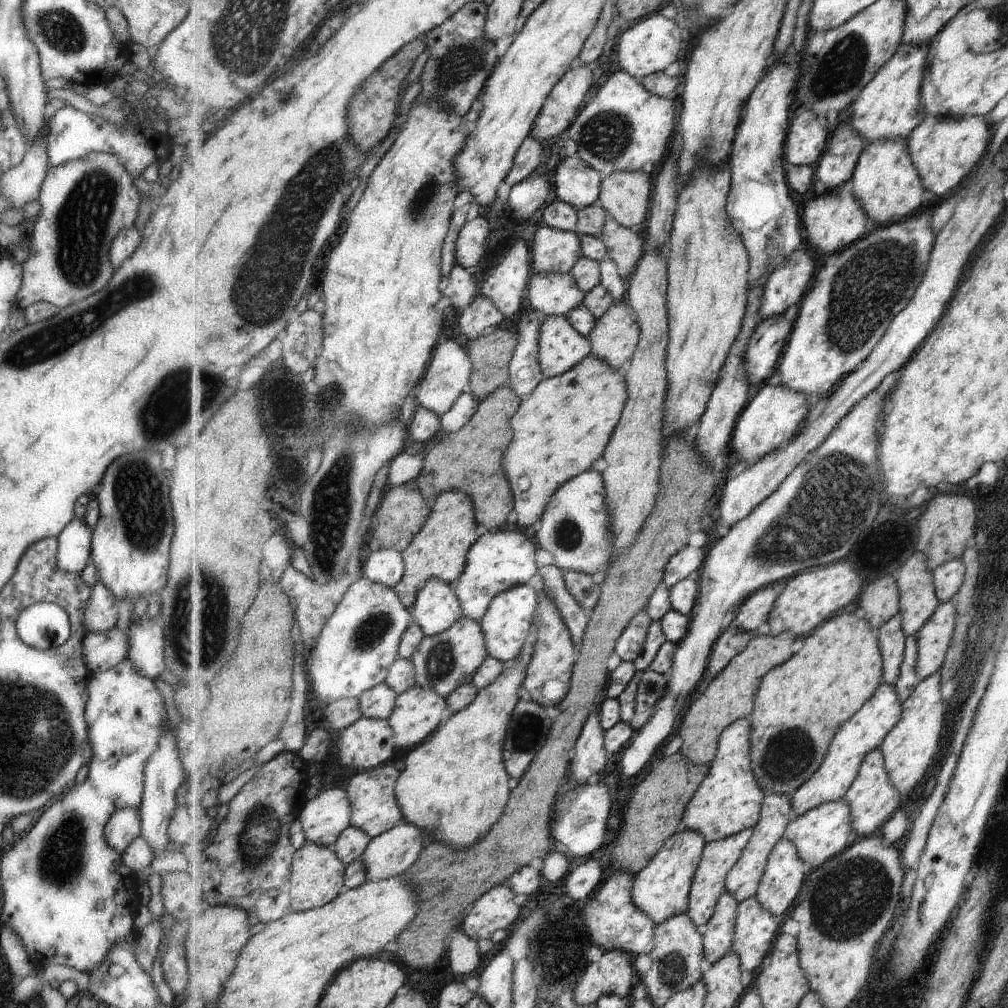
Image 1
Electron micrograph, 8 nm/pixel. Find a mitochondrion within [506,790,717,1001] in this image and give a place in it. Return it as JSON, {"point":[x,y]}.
{"point":[672,968]}

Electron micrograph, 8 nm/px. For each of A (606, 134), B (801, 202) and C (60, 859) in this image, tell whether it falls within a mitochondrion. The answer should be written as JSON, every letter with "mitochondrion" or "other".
{"A":"mitochondrion","B":"other","C":"mitochondrion"}

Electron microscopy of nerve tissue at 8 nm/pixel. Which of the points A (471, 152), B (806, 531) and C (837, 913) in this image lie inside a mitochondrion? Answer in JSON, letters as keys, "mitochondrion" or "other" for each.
{"A":"other","B":"mitochondrion","C":"mitochondrion"}

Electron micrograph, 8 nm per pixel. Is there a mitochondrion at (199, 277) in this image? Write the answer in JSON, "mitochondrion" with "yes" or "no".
{"mitochondrion":"no"}

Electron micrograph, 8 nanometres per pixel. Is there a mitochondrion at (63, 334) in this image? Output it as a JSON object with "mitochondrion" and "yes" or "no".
{"mitochondrion":"yes"}

